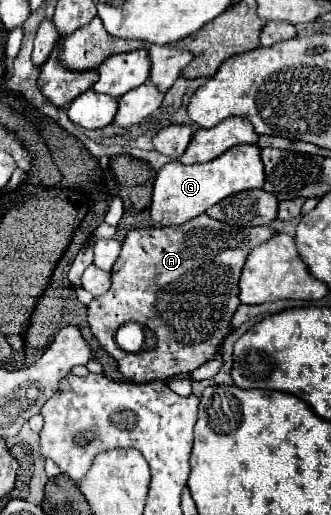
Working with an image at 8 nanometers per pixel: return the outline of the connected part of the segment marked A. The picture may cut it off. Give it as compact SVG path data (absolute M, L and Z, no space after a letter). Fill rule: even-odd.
M197 215L191 221L177 227L151 227L133 229L123 241L119 259L111 271L111 287L107 293L93 297L87 307L87 317L93 335L119 363L119 371L137 383L143 381L167 381L181 373L193 373L207 363L221 347L229 333L229 323L239 307L239 275L251 249L275 235L269 227L229 227L209 215ZM125 323L139 323L155 335L153 349L141 349L139 353L125 353L115 343L115 333Z

